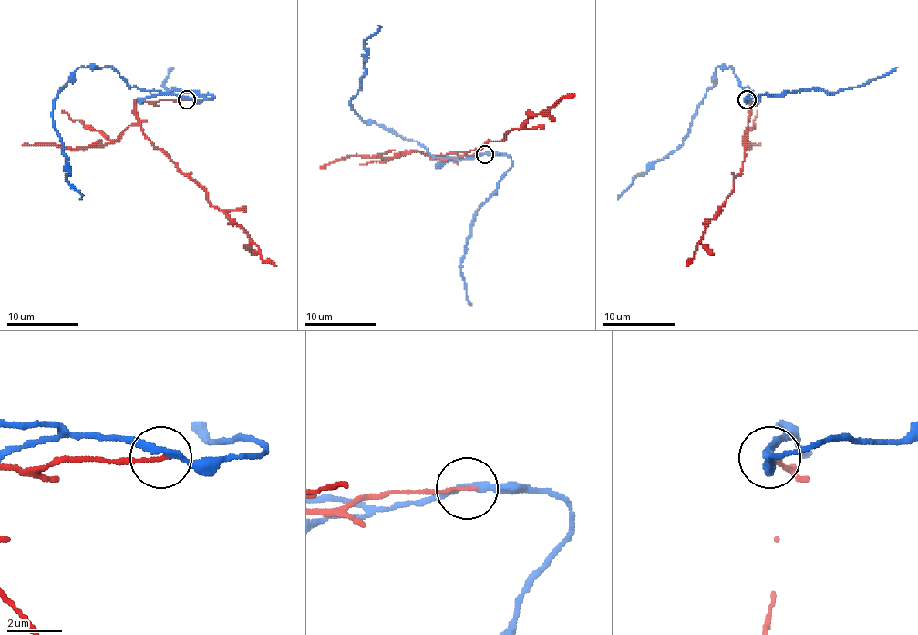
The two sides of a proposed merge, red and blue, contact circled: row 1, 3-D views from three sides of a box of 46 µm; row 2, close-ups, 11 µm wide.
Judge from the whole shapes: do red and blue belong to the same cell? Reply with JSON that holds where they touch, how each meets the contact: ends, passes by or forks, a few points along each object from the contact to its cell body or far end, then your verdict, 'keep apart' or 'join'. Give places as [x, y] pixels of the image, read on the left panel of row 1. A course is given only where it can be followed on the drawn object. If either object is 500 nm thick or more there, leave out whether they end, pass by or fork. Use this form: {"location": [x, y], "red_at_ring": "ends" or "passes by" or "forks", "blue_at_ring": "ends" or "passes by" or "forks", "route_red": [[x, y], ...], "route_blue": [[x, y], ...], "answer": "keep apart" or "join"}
{"location": [187, 99], "red_at_ring": "ends", "blue_at_ring": "passes by", "route_red": [[186, 99], [138, 101], [136, 114], [143, 134], [204, 190], [213, 206], [243, 230], [263, 260], [276, 265]], "route_blue": [[186, 98], [128, 86], [110, 67], [79, 67], [55, 99], [53, 125], [67, 160], [67, 179], [79, 199]], "answer": "keep apart"}

